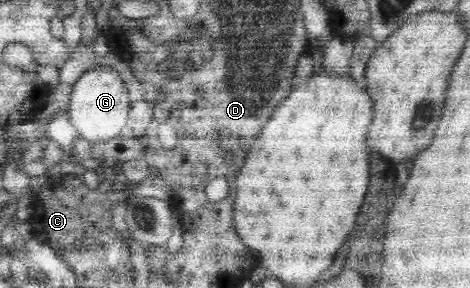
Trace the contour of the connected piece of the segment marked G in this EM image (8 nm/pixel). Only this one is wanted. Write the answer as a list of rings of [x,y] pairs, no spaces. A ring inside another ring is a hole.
[[[106,65],[93,67],[86,70],[73,85],[70,94],[70,103],[67,110],[71,123],[77,129],[79,136],[90,141],[108,141],[121,134],[121,128],[127,124],[127,114],[129,113],[129,92],[125,87],[122,76],[114,69]]]

